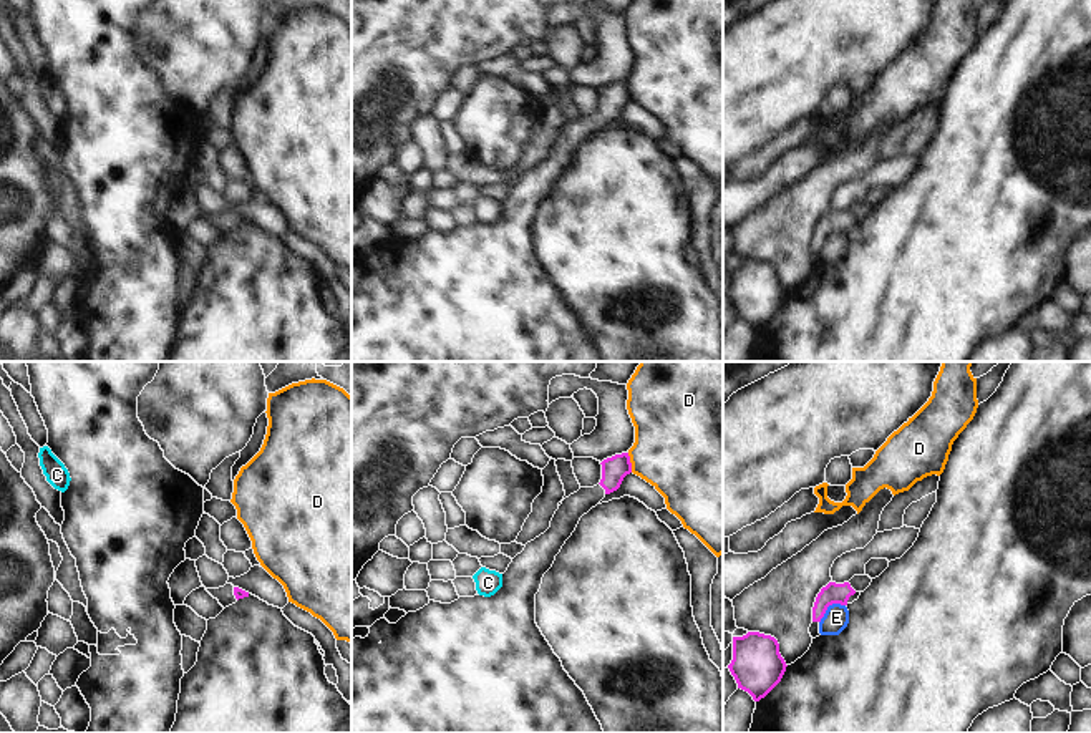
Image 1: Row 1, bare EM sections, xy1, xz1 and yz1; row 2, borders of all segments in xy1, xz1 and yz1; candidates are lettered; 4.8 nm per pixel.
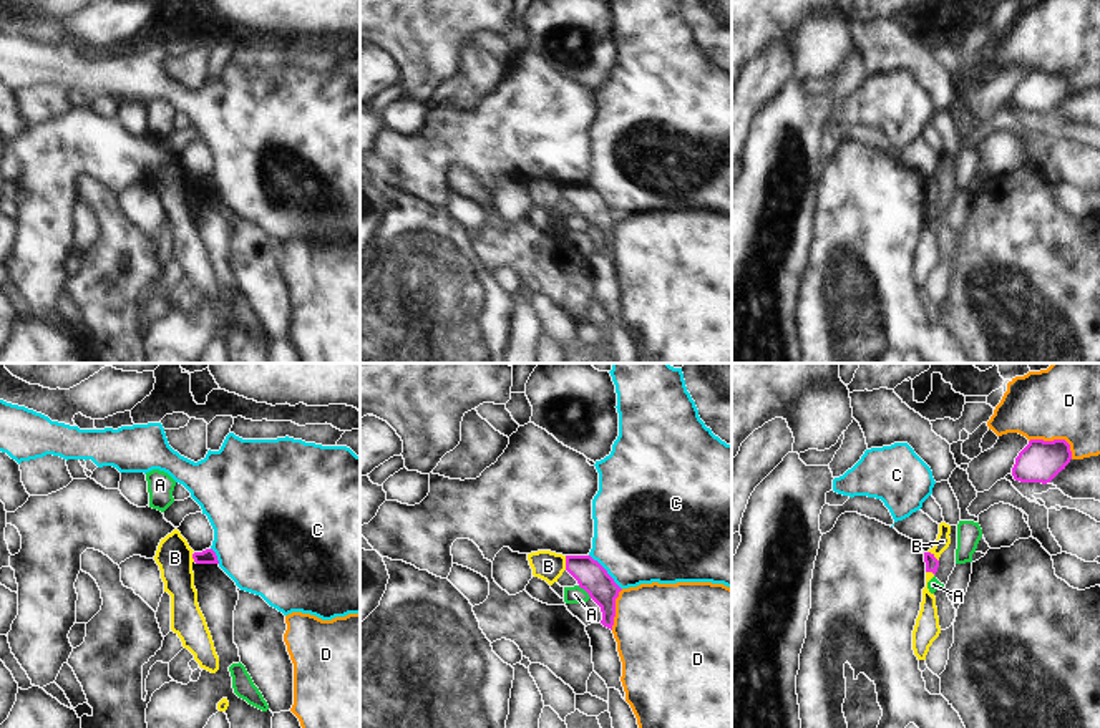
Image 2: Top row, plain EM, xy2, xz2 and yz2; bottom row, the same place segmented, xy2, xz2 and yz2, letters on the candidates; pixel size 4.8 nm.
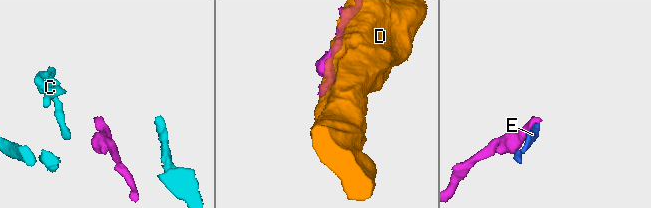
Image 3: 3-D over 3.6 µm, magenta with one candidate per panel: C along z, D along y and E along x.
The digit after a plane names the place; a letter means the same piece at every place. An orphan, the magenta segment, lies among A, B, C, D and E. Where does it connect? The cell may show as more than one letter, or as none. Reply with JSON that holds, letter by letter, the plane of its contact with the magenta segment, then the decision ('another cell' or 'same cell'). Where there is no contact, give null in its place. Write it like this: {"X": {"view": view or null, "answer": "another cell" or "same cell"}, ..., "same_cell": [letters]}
{"A": {"view": "xz2", "answer": "another cell"}, "B": {"view": "xz2", "answer": "another cell"}, "C": {"view": "xz2", "answer": "another cell"}, "D": {"view": "yz2", "answer": "another cell"}, "E": {"view": "yz1", "answer": "another cell"}, "same_cell": []}

